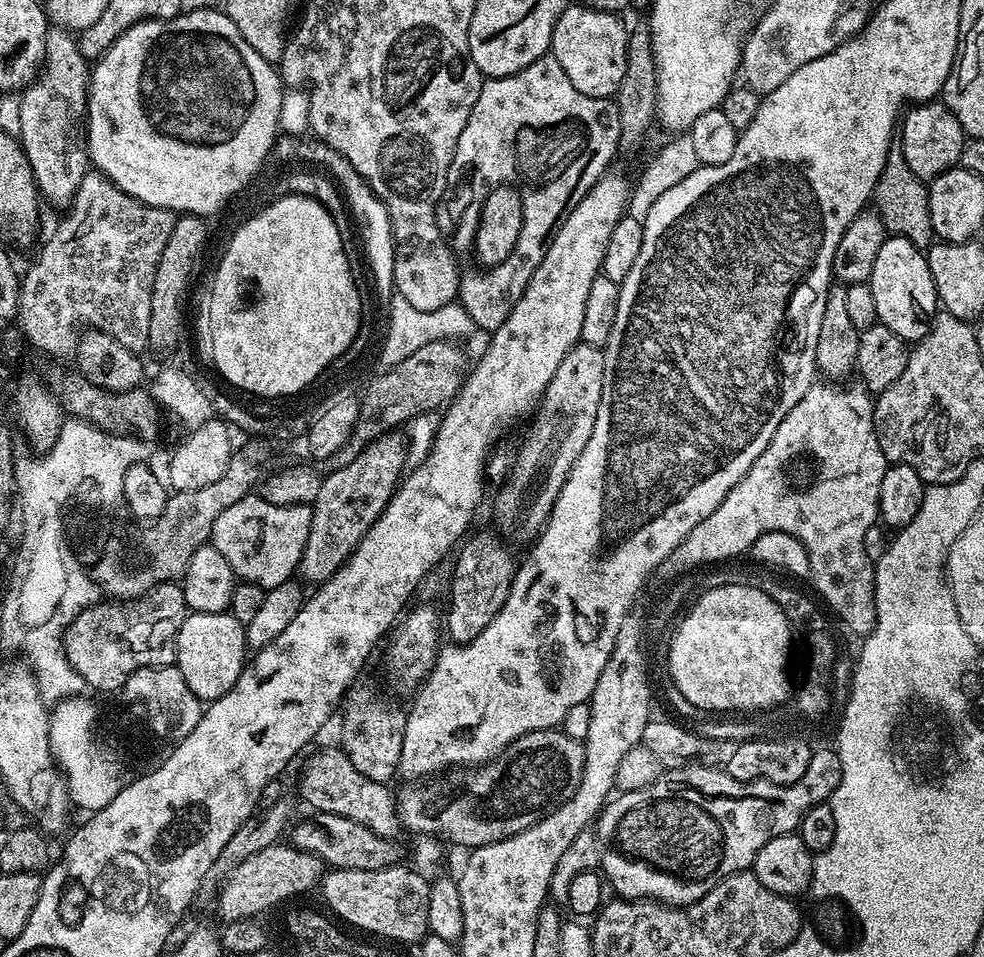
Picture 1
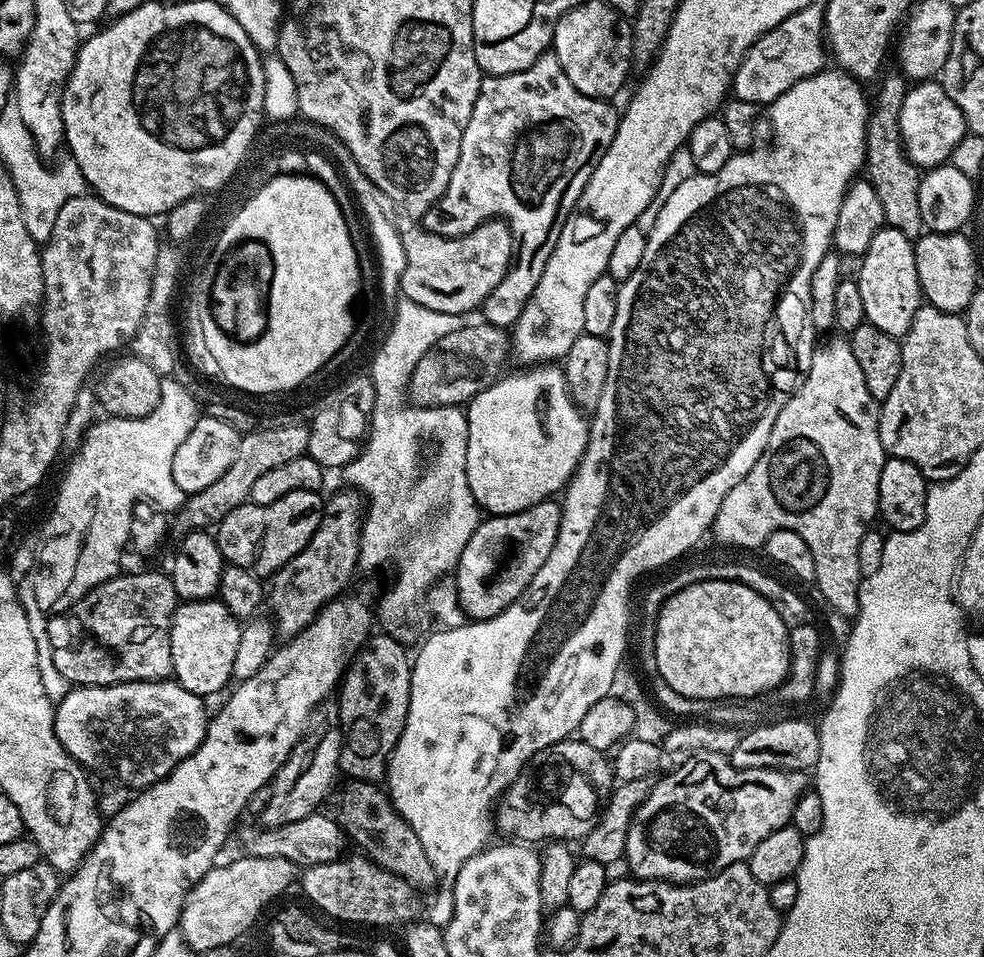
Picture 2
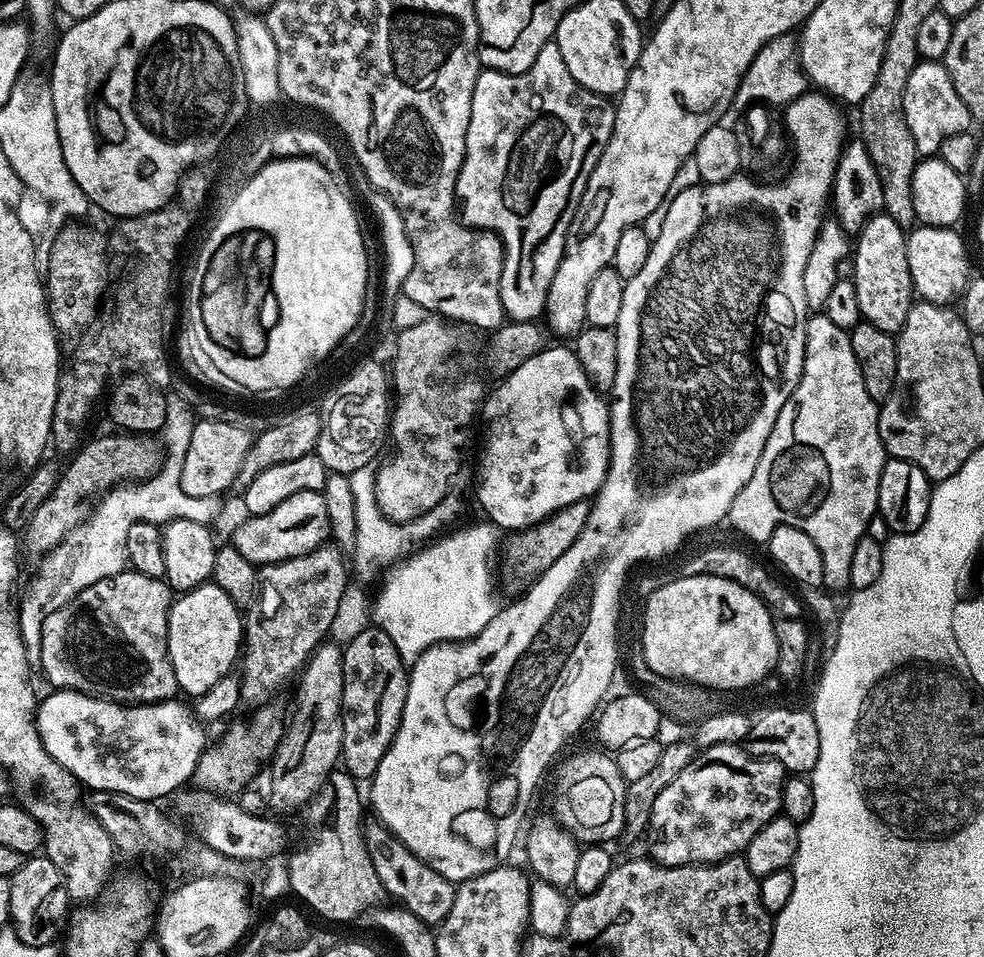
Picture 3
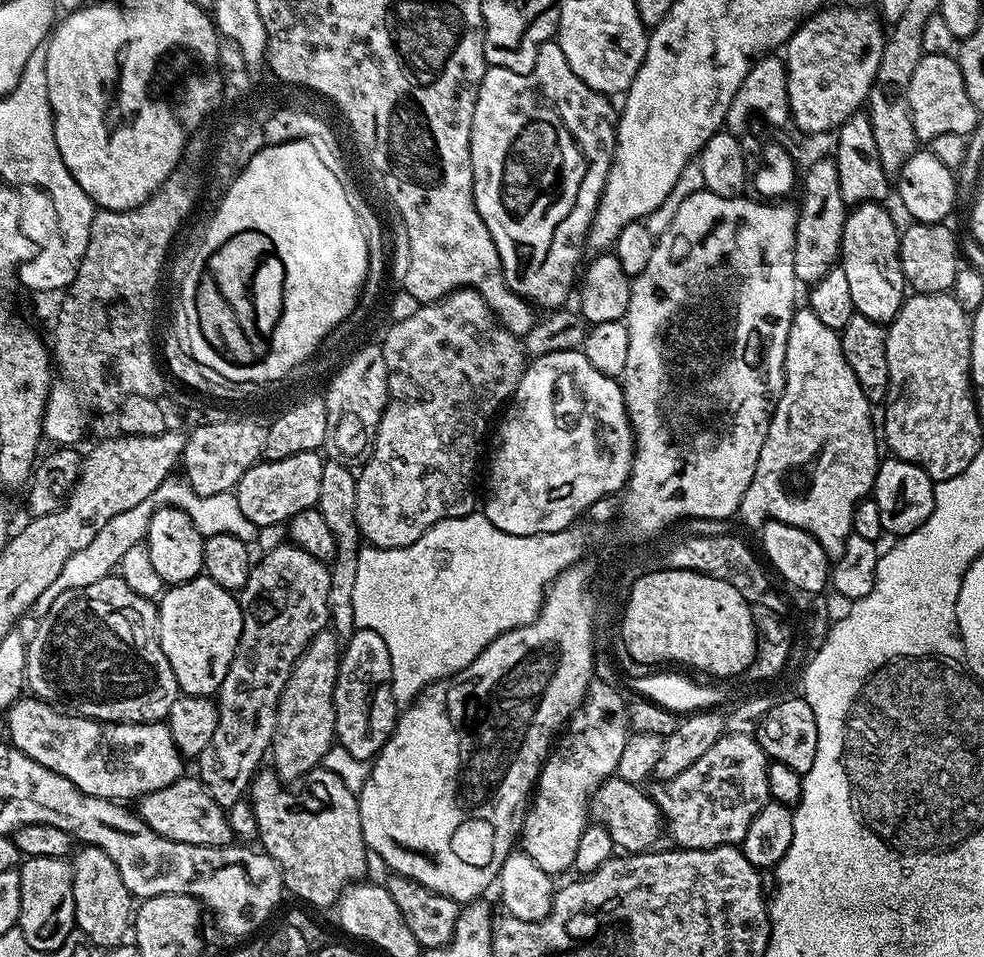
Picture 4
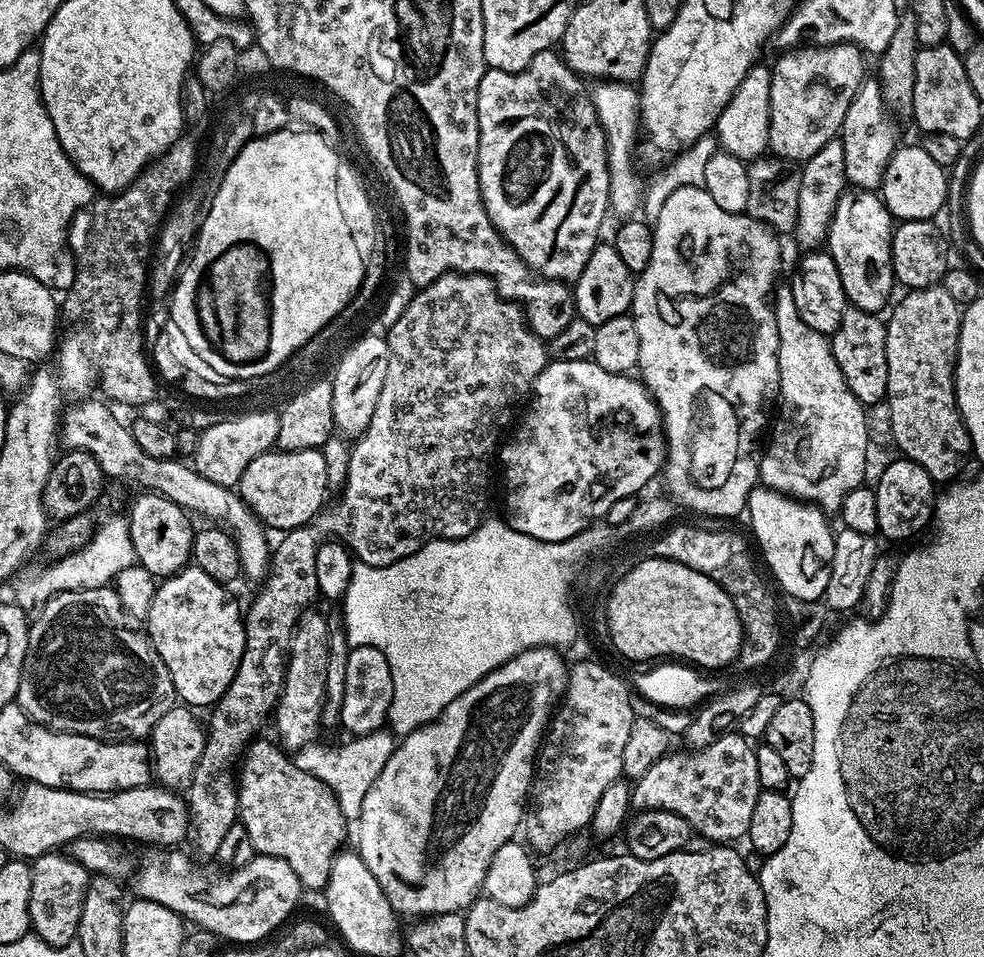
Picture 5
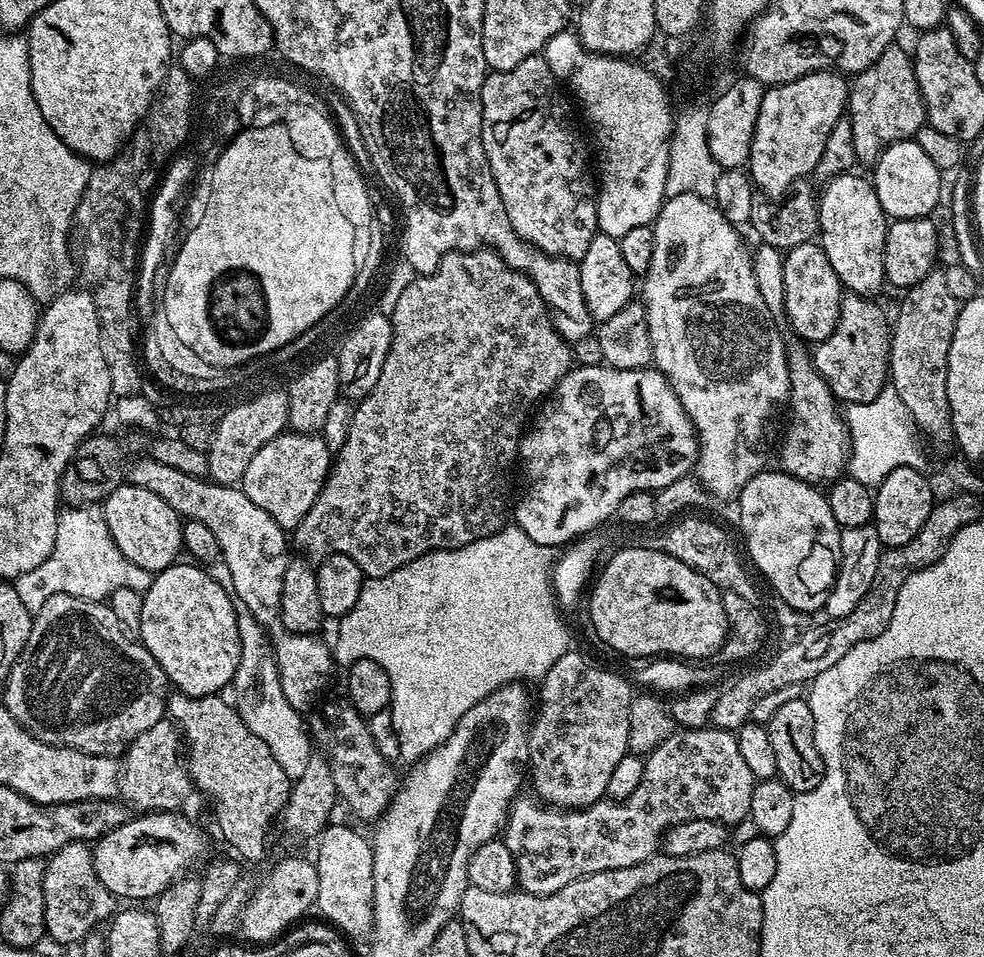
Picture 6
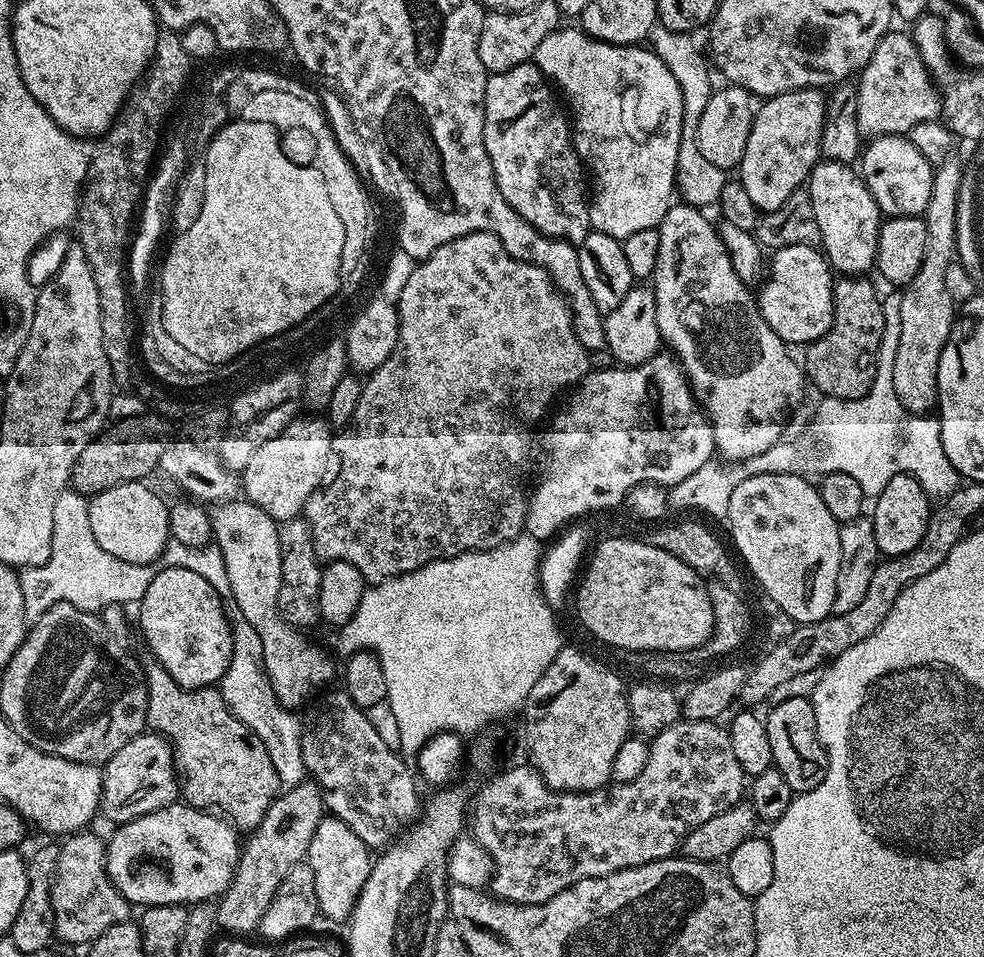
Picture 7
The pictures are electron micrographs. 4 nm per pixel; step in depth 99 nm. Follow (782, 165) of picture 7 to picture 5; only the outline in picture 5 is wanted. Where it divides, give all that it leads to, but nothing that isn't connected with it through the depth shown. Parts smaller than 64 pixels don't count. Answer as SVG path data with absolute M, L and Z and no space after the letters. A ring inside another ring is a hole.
M829 44L827 46L801 46L795 50L785 51L771 65L770 82L770 134L768 135L768 152L777 158L793 162L808 160L826 142L837 139L840 127L844 125L846 110L854 102L860 85L866 79L864 73L865 53L854 44Z

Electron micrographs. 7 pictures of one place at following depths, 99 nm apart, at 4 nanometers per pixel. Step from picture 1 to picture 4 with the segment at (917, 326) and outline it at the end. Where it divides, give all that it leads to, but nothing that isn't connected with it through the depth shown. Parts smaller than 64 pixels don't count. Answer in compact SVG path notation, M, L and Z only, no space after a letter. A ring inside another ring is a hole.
M883 203L858 204L849 211L846 226L842 230L840 258L838 267L850 281L850 298L854 298L854 306L859 315L875 320L877 324L887 325L898 314L898 310L906 299L906 285L902 266L900 265L900 232L892 221L890 213L884 209Z

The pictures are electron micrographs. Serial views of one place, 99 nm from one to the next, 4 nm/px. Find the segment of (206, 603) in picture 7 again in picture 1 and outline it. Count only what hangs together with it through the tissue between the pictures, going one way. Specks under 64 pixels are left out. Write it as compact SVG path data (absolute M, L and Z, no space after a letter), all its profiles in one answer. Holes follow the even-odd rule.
M231 611L194 612L185 615L182 626L176 635L176 663L186 678L186 686L202 702L211 702L222 698L238 682L246 663L245 625L232 616Z

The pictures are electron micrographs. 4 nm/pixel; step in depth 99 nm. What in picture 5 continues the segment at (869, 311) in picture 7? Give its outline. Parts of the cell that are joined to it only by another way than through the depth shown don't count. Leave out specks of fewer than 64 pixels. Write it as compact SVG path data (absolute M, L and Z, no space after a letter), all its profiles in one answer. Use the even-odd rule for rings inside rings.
M848 307L842 314L842 326L831 333L832 353L846 378L846 386L865 406L875 406L888 395L888 371L886 370L886 324L877 313L861 308Z

